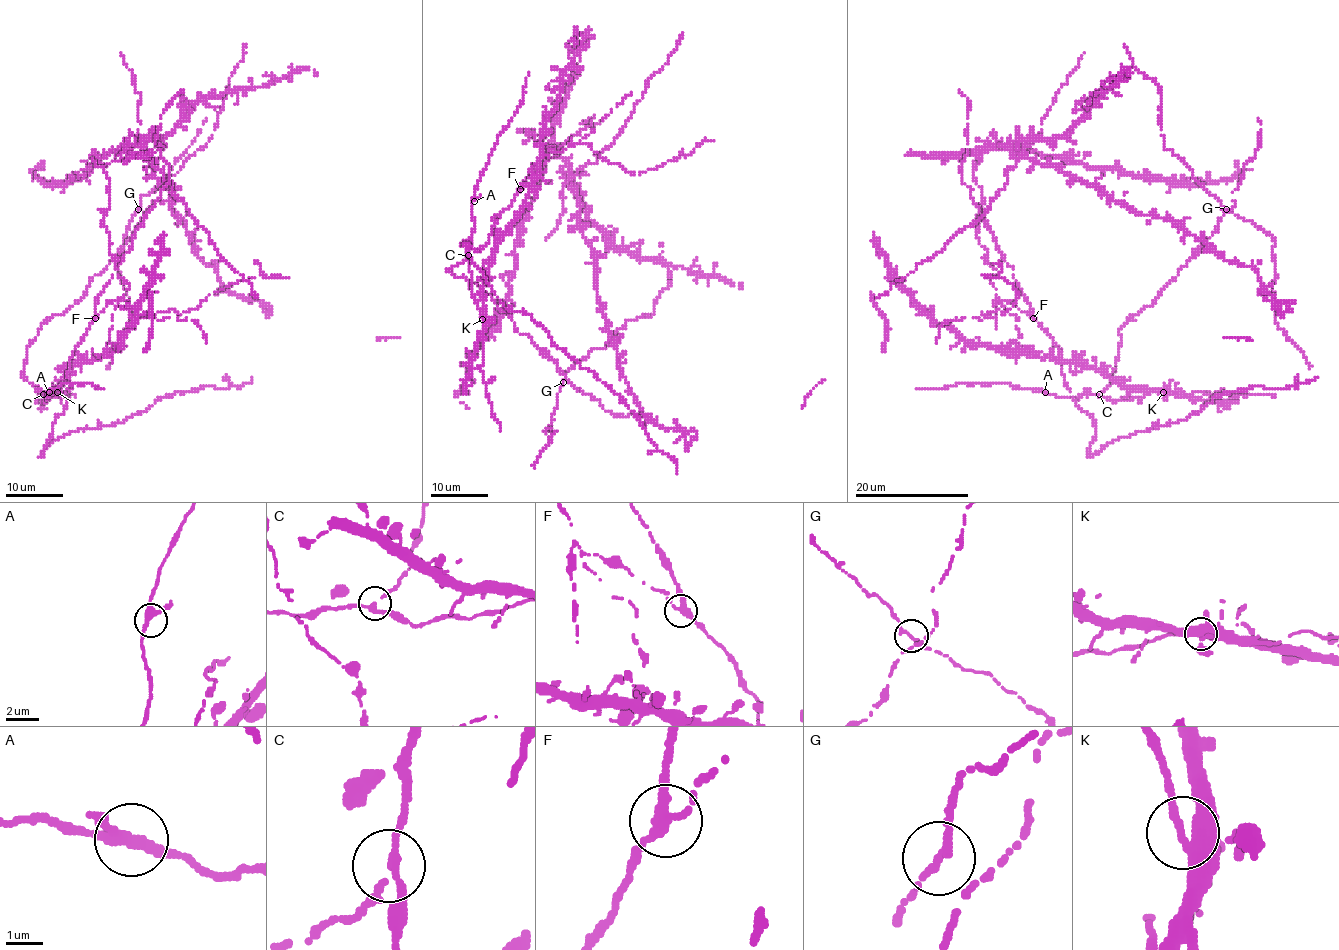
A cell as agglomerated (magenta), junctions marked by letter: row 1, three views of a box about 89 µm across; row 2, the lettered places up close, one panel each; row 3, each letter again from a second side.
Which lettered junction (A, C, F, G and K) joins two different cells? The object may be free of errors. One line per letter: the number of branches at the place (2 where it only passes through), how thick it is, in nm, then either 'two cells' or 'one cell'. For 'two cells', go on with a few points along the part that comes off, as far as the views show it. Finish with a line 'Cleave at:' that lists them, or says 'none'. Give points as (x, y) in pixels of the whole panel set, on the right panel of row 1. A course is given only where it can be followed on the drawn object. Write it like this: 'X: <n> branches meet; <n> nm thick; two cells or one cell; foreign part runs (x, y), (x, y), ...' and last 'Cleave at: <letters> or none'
A: 3 branches meet; 280 nm thick; one cell
C: 3 branches meet; 190 nm thick; one cell
F: 3 branches meet; 280 nm thick; two cells; foreign part runs (1032, 318), (995, 297), (991, 318), (987, 311), (1009, 310), (1018, 291), (999, 275), (985, 278)
G: 3 branches meet; 180 nm thick; one cell
K: 3 branches meet; 260 nm thick; one cell
Cleave at: F

